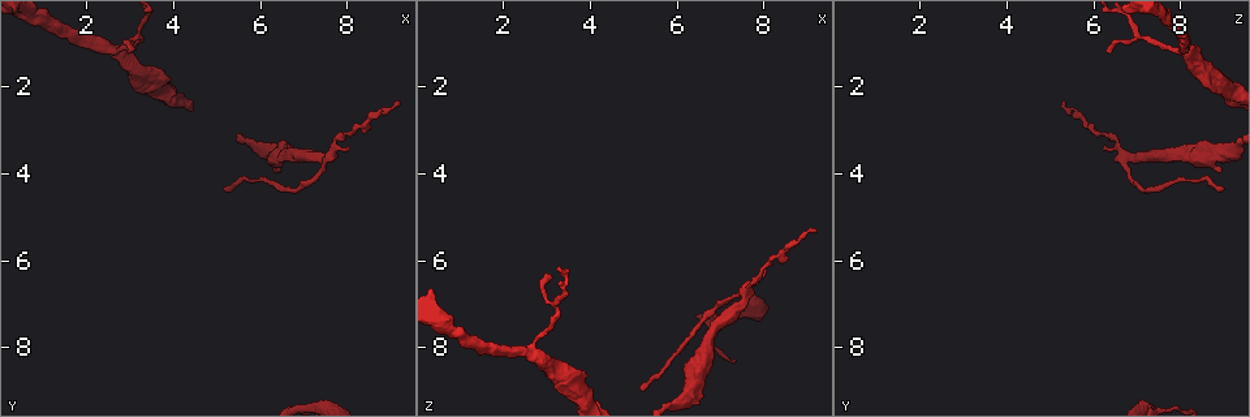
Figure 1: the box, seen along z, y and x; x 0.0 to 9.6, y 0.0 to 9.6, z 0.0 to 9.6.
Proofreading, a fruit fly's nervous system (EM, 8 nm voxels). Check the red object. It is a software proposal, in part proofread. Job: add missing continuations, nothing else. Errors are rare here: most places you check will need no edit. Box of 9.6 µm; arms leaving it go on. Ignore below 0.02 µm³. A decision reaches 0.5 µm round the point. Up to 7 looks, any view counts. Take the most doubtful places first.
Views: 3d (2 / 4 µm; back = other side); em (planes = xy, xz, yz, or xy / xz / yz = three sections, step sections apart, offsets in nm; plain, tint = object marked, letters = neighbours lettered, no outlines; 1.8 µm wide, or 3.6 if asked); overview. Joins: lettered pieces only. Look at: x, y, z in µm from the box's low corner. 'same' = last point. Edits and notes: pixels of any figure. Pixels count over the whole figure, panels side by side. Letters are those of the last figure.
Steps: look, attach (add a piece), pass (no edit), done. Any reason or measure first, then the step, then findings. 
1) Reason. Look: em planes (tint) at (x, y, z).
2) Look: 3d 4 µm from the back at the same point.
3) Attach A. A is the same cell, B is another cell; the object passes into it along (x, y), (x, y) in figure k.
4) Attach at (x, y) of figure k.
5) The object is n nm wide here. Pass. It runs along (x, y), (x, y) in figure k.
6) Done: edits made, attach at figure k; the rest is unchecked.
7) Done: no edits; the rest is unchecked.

Look: em planes (tint) at (8.05, 3.45, 6.20).

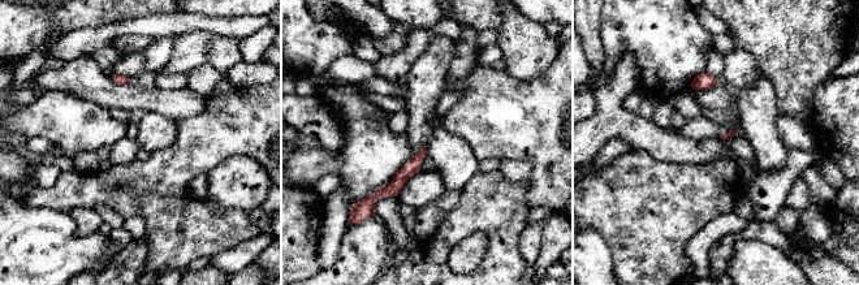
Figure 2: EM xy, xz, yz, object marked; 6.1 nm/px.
See the neighbours. Look: em planes (letters) at the same point.

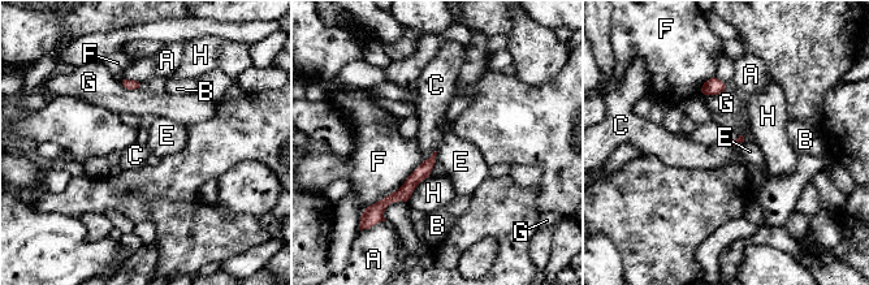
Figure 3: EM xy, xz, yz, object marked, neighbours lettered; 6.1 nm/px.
Pass. A, B, C, E, F, G and H are other cells; a border runs along (436, 150), (423, 162) in figure 3; no lettered piece goes on from it.

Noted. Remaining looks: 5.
Look: em yz step 16 (tint) at (3.00, 1.25, 6.35).

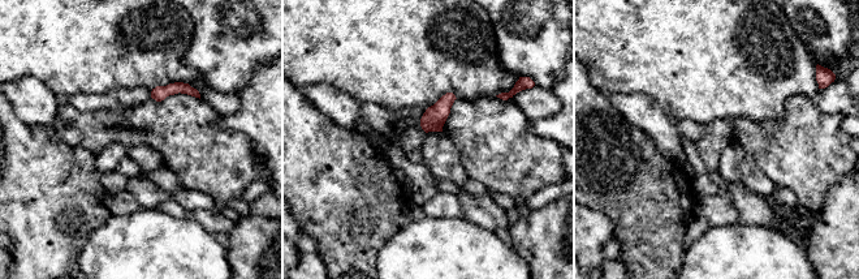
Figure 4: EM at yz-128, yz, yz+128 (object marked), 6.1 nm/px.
What lies round it. Look: em yz step 16 (letters) at the same point.

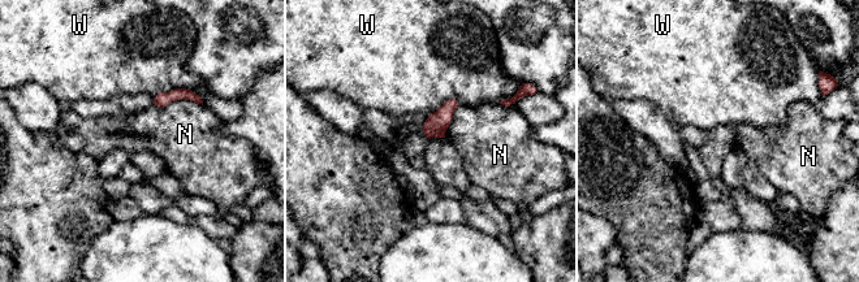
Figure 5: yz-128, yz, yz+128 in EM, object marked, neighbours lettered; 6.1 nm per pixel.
The longest contact is with N, 300 nm. Pass. N and W are other cells; no lettered piece goes on from it.

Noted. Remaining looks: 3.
Look: em planes (letters) at (5.10, 4.30, 8.95).

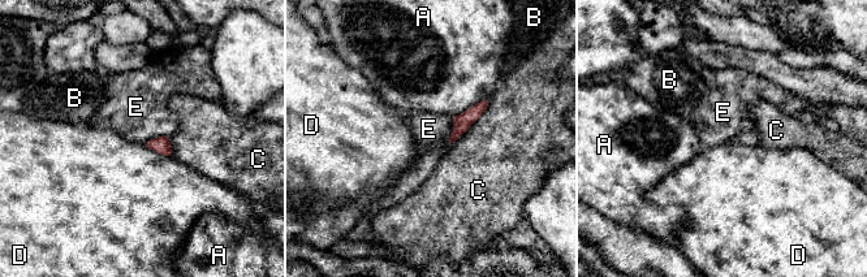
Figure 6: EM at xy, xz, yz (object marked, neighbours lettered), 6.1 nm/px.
Pass. A, B, C, D and E are other cells; none of them fits.

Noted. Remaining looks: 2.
Done: no edits; the rest is unchecked.

